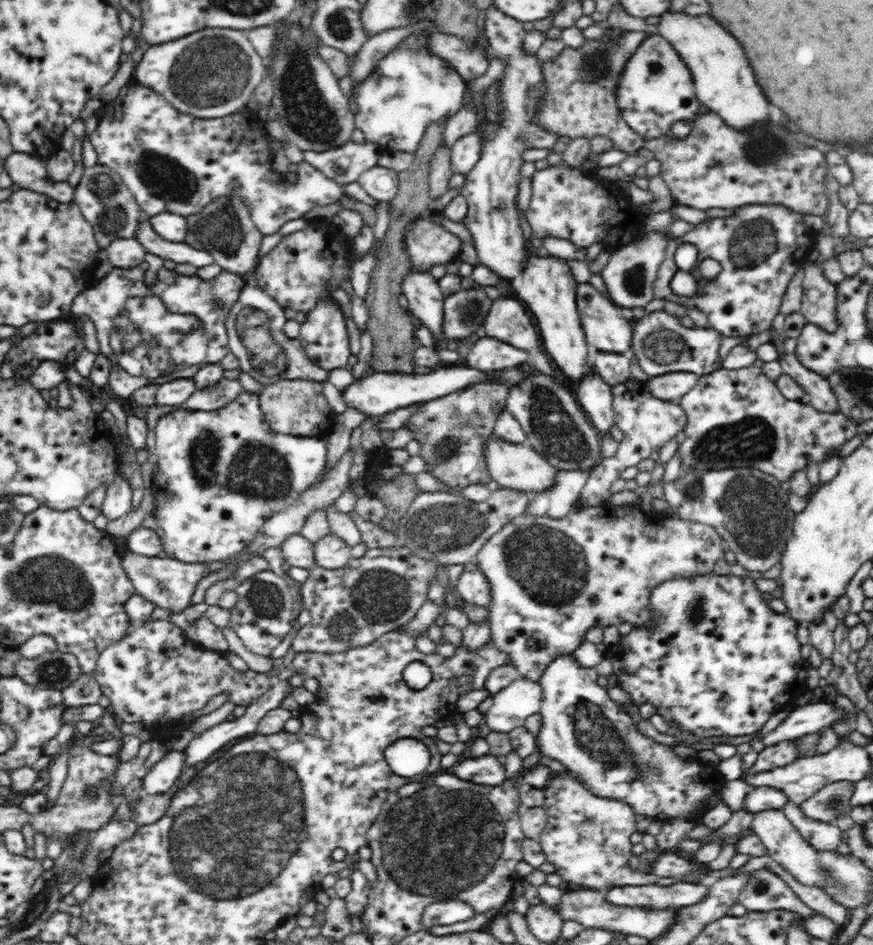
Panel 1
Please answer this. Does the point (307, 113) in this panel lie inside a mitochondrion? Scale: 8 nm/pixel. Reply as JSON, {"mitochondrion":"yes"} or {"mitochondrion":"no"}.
{"mitochondrion":"yes"}

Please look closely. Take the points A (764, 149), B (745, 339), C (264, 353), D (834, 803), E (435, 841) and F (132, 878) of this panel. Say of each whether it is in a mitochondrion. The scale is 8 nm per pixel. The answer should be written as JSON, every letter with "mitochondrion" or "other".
{"A":"mitochondrion","B":"other","C":"mitochondrion","D":"mitochondrion","E":"mitochondrion","F":"other"}

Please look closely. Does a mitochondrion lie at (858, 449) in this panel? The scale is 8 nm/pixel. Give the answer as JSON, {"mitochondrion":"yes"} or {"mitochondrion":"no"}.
{"mitochondrion":"no"}

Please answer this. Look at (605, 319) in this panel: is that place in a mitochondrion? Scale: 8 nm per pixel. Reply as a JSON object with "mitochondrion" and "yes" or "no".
{"mitochondrion":"no"}

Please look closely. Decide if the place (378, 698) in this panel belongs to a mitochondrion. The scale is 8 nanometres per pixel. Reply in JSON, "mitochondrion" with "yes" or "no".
{"mitochondrion":"no"}

